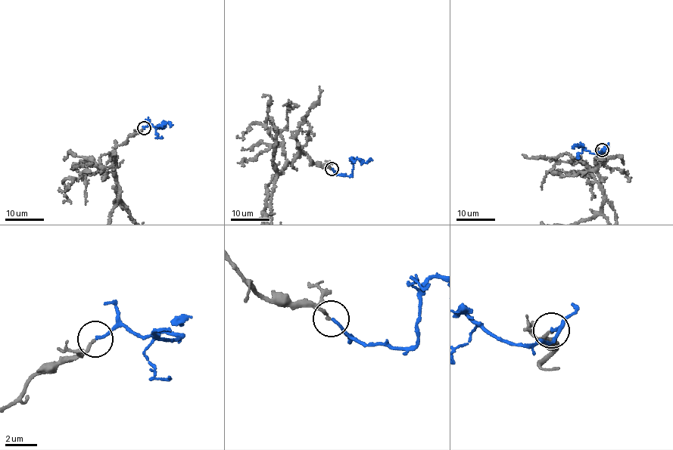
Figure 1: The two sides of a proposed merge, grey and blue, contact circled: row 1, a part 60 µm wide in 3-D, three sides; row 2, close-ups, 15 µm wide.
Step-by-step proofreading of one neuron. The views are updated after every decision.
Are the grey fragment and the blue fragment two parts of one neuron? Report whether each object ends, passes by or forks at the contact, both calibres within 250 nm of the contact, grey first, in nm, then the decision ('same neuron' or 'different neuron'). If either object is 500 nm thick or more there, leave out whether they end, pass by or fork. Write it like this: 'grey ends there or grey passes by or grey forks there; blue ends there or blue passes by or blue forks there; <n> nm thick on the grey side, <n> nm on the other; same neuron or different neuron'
grey ends there; blue ends there; 180 nm thick on the grey side, 160 nm on the other; same neuron

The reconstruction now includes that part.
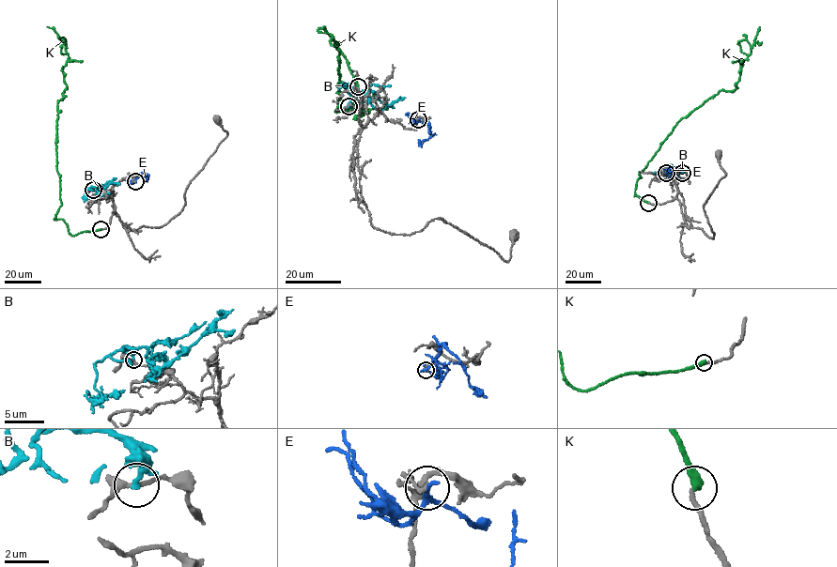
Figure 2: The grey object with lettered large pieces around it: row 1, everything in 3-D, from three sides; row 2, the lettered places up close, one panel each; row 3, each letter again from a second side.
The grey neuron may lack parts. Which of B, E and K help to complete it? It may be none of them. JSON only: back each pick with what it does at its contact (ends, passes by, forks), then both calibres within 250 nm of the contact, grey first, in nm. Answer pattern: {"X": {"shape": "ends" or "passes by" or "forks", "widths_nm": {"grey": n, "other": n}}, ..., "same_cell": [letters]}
{"same_cell": []}

